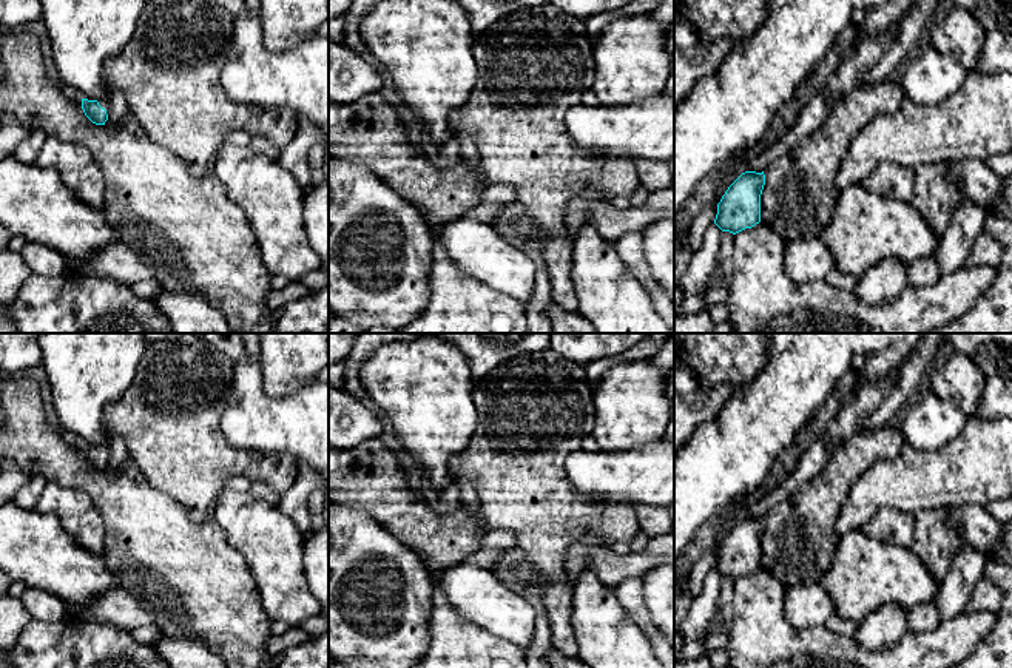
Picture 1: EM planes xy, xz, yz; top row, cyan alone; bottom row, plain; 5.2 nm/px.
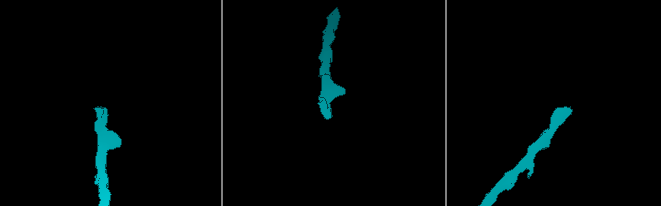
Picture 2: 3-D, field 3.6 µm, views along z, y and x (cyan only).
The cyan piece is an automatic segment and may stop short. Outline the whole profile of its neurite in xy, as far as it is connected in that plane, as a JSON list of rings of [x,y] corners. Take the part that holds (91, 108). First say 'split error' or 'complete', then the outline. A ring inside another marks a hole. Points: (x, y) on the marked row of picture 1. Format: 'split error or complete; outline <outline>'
split error; outline [[[105,88],[105,94],[100,99],[82,99],[82,110],[93,123],[105,125],[108,120],[108,97],[110,91]]]

